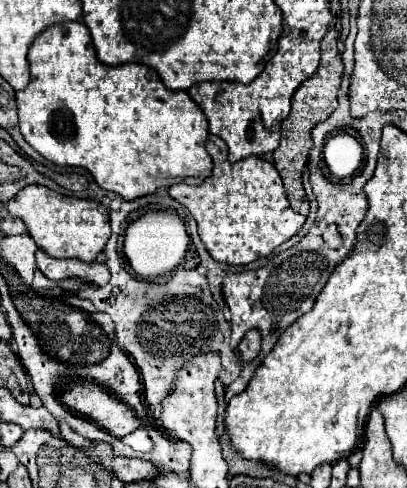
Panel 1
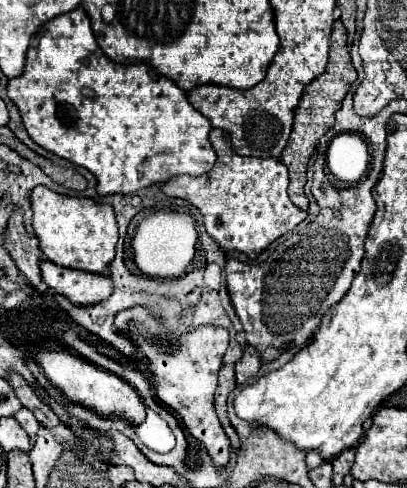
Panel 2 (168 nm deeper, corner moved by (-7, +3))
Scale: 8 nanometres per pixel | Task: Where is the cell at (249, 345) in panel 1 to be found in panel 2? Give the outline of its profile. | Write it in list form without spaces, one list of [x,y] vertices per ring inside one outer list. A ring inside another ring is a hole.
[[[247,346],[243,350],[243,356],[241,360],[235,364],[235,378],[237,378],[237,384],[245,384],[249,378],[253,378],[257,372],[259,372],[259,354],[253,346]]]

